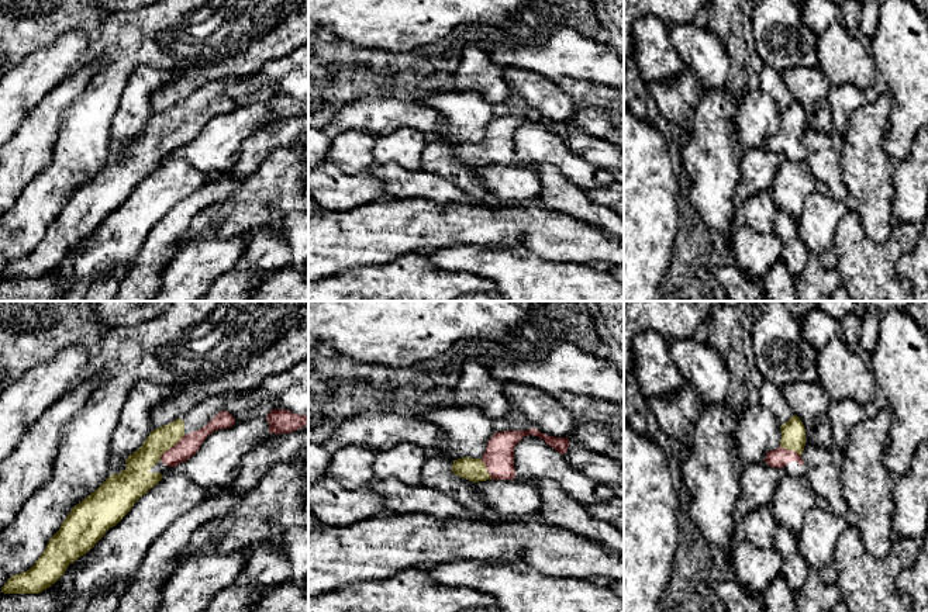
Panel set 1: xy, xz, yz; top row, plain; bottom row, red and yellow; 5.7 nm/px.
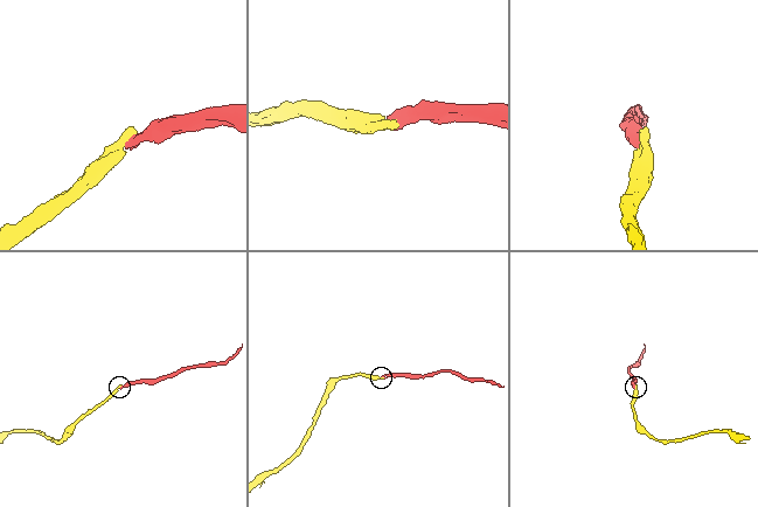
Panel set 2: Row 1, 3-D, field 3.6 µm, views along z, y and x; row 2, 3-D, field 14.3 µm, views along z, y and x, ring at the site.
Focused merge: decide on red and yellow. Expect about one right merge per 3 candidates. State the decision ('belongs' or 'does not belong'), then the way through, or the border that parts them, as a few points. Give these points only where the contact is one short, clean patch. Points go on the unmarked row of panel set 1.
belongs; way xy (187, 131), (172, 131), (157, 131), (138, 149)

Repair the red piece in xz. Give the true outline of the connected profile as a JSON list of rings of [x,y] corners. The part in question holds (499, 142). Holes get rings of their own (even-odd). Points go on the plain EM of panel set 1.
[[[535,113],[529,115],[496,117],[487,127],[484,139],[480,144],[462,142],[453,145],[453,159],[473,167],[486,165],[514,165],[514,132],[524,121],[538,121],[546,129],[565,139],[569,132],[568,122],[555,122],[541,118]]]

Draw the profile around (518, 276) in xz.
[[[456,245],[424,252],[427,259],[445,272],[466,272],[497,286],[501,301],[624,301],[624,284],[610,272],[570,262],[546,262],[538,255],[497,248]]]

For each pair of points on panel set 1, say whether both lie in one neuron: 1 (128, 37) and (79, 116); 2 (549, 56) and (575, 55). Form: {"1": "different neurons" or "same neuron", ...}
{"1": "same neuron", "2": "same neuron"}

